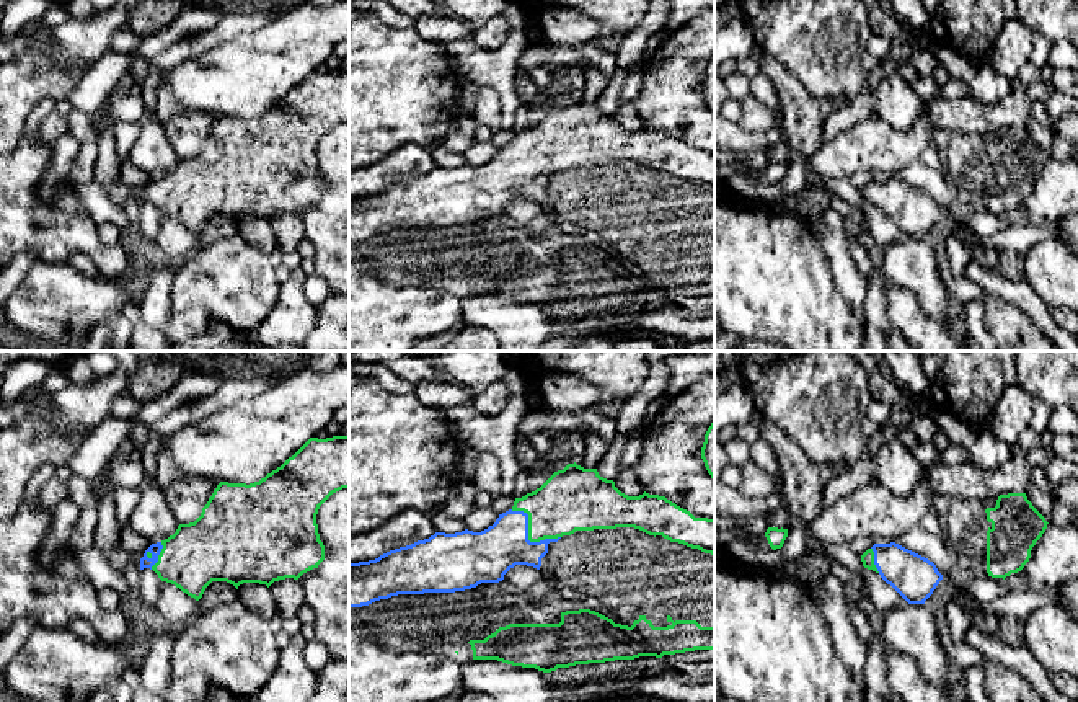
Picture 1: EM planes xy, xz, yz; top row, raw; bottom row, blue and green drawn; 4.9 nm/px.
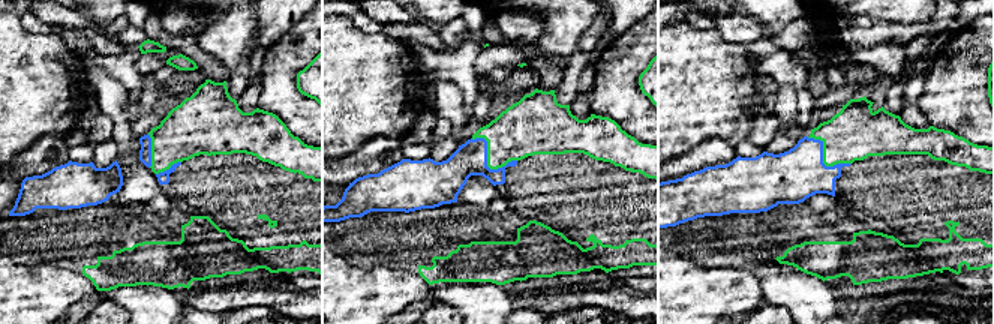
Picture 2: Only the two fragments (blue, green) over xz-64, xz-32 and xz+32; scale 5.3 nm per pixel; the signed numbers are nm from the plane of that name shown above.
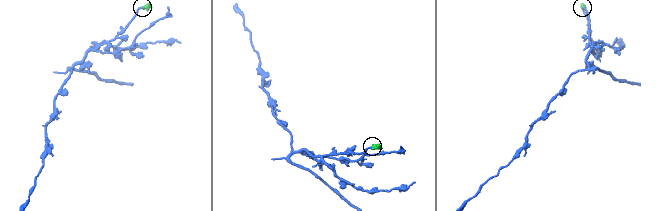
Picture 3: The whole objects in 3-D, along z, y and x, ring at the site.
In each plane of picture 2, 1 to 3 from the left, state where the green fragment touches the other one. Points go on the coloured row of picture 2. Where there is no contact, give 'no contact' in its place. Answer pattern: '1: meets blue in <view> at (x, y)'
1: meets blue in xz-64 at (150, 150)
2: meets blue in xz-32 at (486, 161)
3: meets blue in xz+32 at (822, 159)

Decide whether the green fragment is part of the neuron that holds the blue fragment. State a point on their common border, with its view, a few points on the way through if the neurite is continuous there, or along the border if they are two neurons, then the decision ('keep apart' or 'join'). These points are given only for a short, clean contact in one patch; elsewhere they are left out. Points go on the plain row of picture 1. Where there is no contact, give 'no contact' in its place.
xz (527, 168) | join

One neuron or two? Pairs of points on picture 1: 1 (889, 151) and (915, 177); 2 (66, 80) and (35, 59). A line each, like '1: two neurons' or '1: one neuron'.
1: two neurons
2: one neuron

